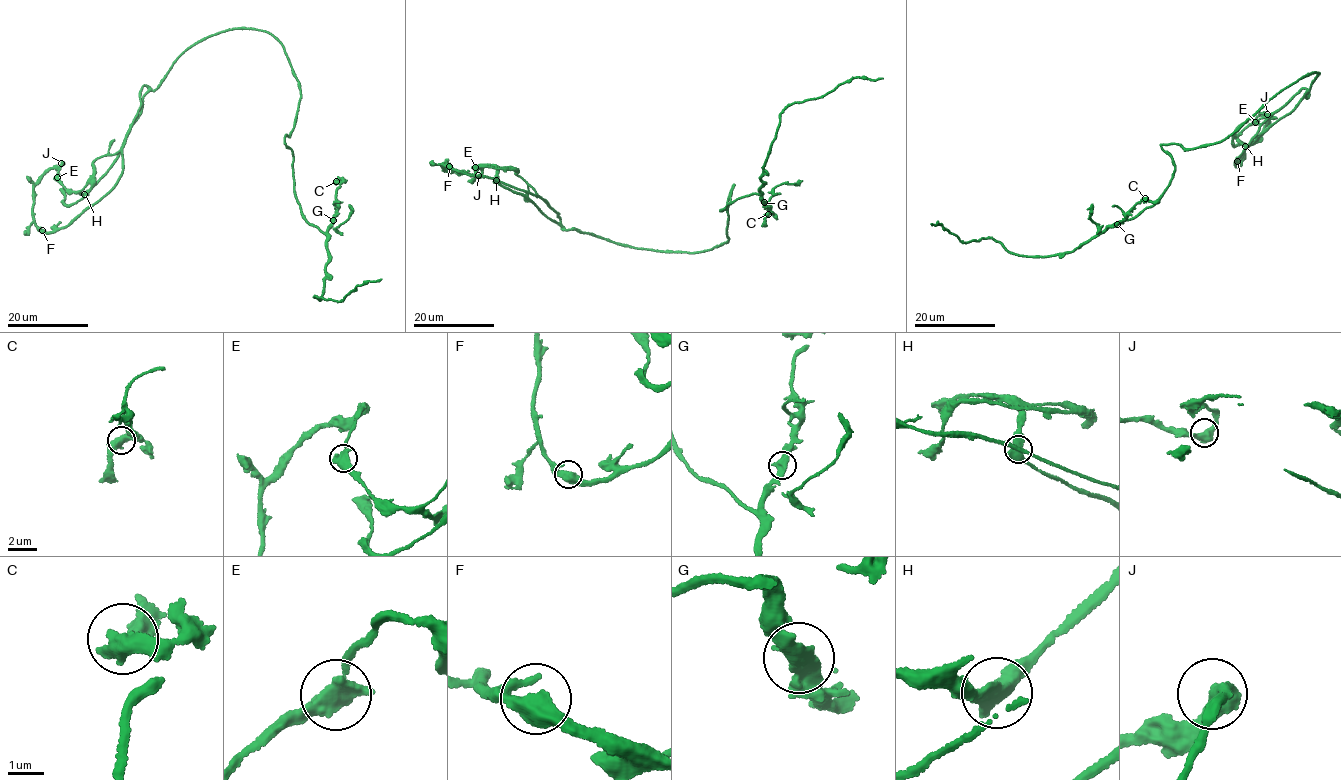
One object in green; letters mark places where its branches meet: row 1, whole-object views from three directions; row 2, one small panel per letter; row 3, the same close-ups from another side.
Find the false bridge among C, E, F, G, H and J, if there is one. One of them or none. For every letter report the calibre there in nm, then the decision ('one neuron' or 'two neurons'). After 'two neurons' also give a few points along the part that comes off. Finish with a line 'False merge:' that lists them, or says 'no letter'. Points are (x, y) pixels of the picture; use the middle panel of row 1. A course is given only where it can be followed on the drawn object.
C: 500 nm thick; one neuron
E: 600 nm thick; two neurons; foreign part runs (475, 167), (494, 166), (498, 183), (526, 197), (540, 212), (564, 228)
F: 550 nm thick; one neuron
G: 480 nm thick; one neuron
H: 480 nm thick; one neuron
J: 500 nm thick; one neuron
False merge: E

